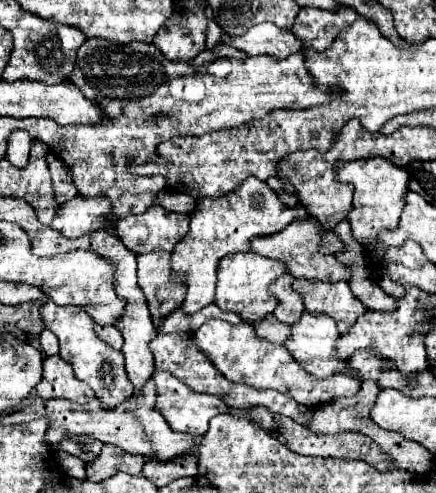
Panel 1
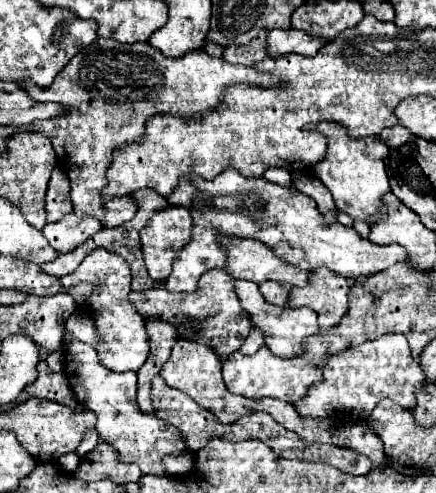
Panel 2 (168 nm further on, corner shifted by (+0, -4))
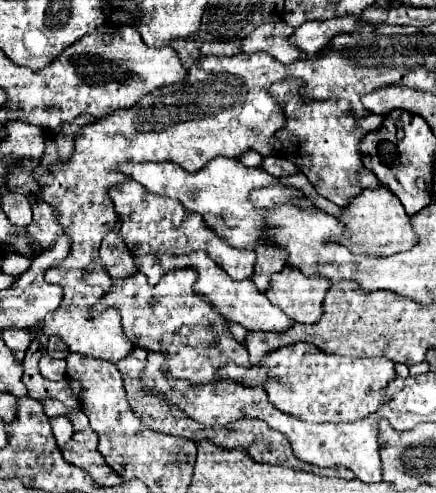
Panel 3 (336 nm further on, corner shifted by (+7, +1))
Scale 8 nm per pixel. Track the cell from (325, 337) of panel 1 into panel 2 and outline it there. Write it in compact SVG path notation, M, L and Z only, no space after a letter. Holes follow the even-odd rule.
M237 280L235 282L235 290L237 290L237 298L241 300L243 310L249 314L251 318L251 326L253 328L261 328L263 336L265 336L265 344L271 348L273 354L281 356L281 358L291 358L291 356L299 356L301 350L301 342L307 336L313 336L319 332L317 326L317 316L309 310L309 308L289 308L289 306L275 306L271 302L267 302L261 292L259 286L255 282L247 282L247 280Z

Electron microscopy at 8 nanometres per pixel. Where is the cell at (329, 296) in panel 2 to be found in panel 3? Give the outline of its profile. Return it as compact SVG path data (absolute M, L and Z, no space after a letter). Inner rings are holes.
M284 267L272 275L272 285L266 289L266 297L272 305L278 305L298 323L316 323L322 317L324 295L330 289L330 279L322 275L306 277L294 267Z

